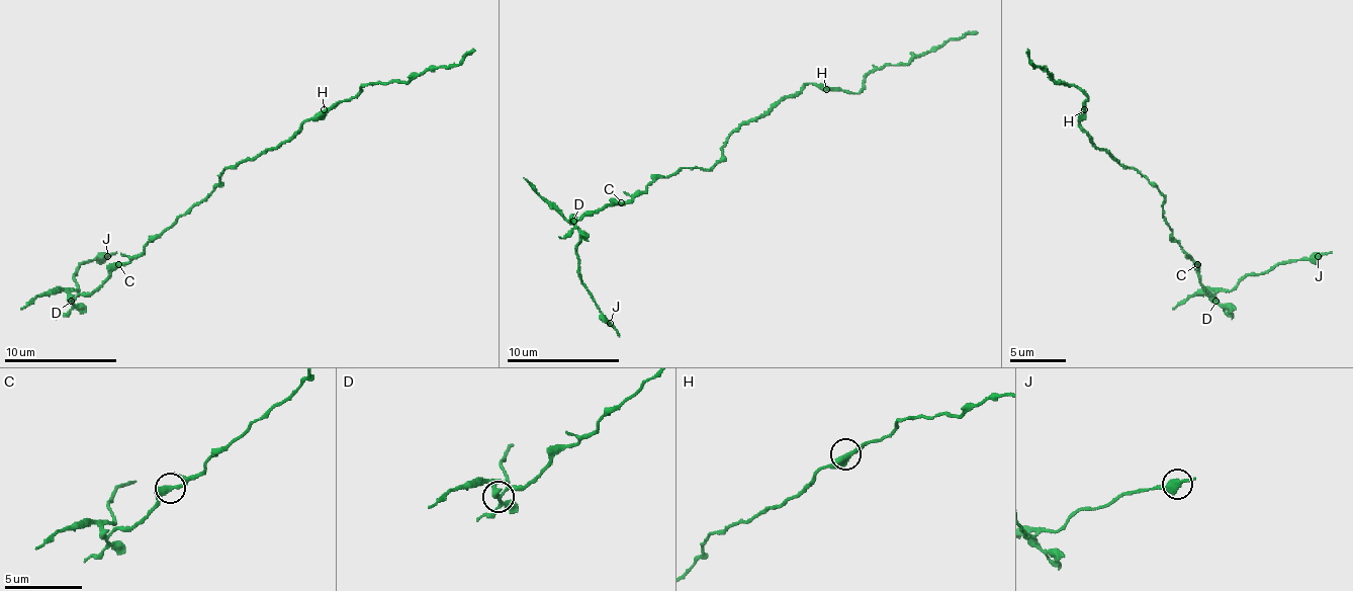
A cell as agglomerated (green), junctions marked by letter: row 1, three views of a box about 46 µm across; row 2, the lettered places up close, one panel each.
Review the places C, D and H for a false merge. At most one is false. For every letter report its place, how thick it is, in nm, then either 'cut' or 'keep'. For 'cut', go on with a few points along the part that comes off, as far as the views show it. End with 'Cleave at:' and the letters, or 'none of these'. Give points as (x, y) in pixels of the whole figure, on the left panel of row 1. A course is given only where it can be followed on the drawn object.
C: at (118, 264); 340 nm thick; keep
D: at (71, 301); 280 nm thick; cut; foreign part runs (71, 302), (71, 289), (76, 289), (74, 276), (76, 270), (85, 262), (104, 259), (115, 251)
H: at (324, 109); 360 nm thick; keep
Cleave at: D

